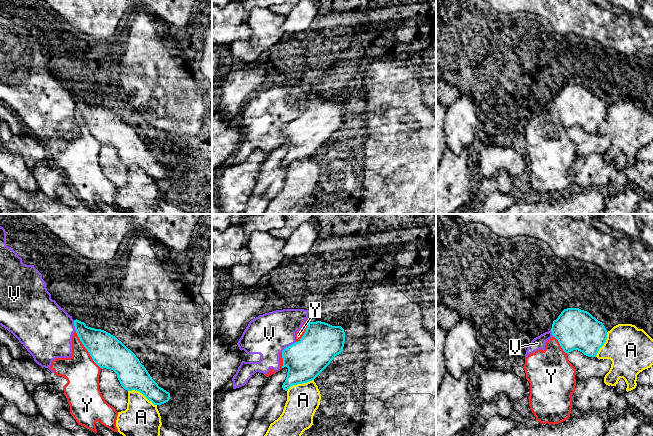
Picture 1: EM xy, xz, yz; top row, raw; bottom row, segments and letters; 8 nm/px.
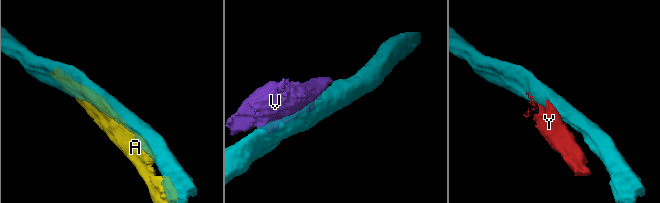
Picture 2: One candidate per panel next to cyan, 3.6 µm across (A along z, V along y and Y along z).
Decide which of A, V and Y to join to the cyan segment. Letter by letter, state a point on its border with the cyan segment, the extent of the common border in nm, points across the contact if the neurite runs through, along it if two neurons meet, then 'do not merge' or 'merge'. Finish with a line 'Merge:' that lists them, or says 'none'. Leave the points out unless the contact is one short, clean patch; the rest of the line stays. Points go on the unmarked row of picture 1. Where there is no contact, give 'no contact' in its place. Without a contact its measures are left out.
A: contact xy (142, 169); length 260 nm; do not merge
V: contact xz (288, 122); length 140 nm; do not merge
Y: contact xy (87, 126); length 360 nm; do not merge
Merge: none

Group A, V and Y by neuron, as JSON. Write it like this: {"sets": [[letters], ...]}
{"sets": [["A"], ["V", "Y"]]}

